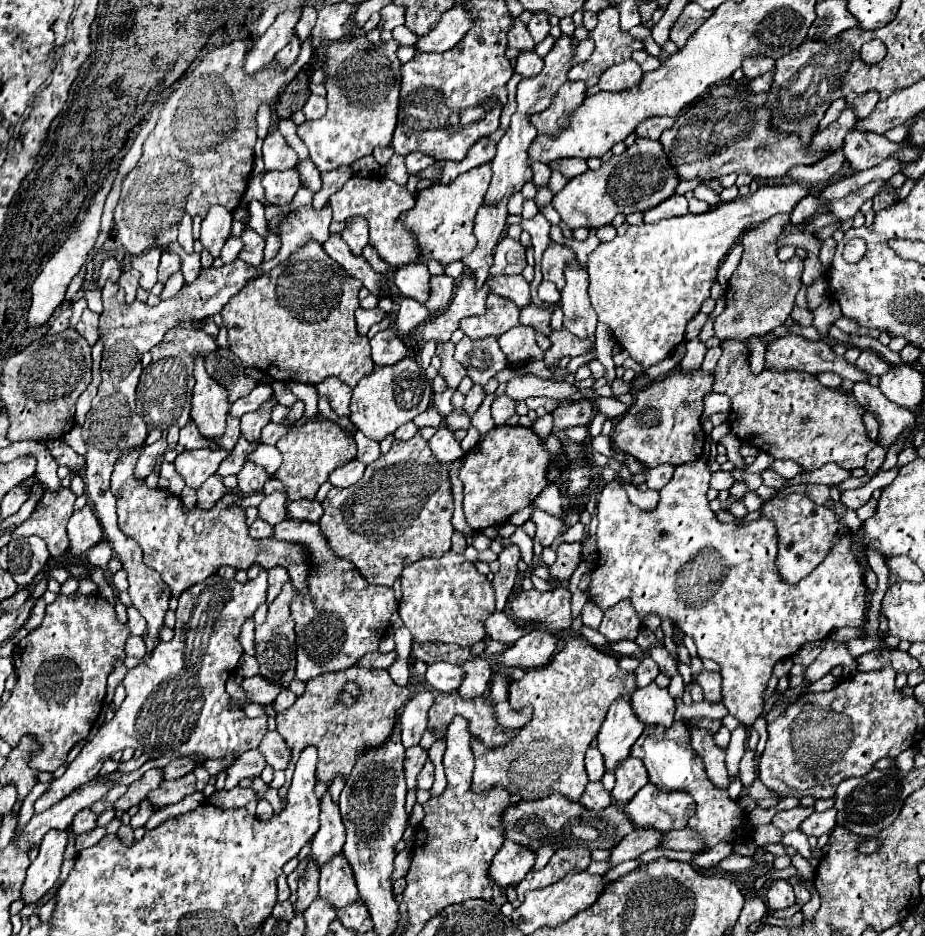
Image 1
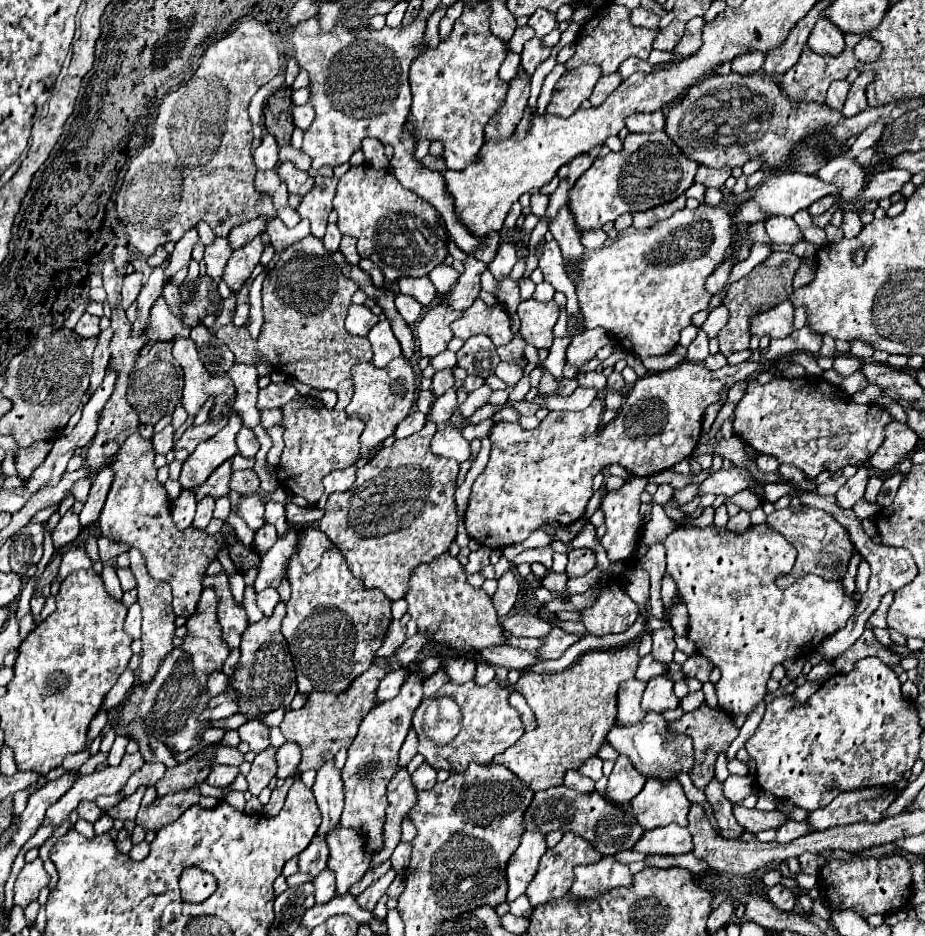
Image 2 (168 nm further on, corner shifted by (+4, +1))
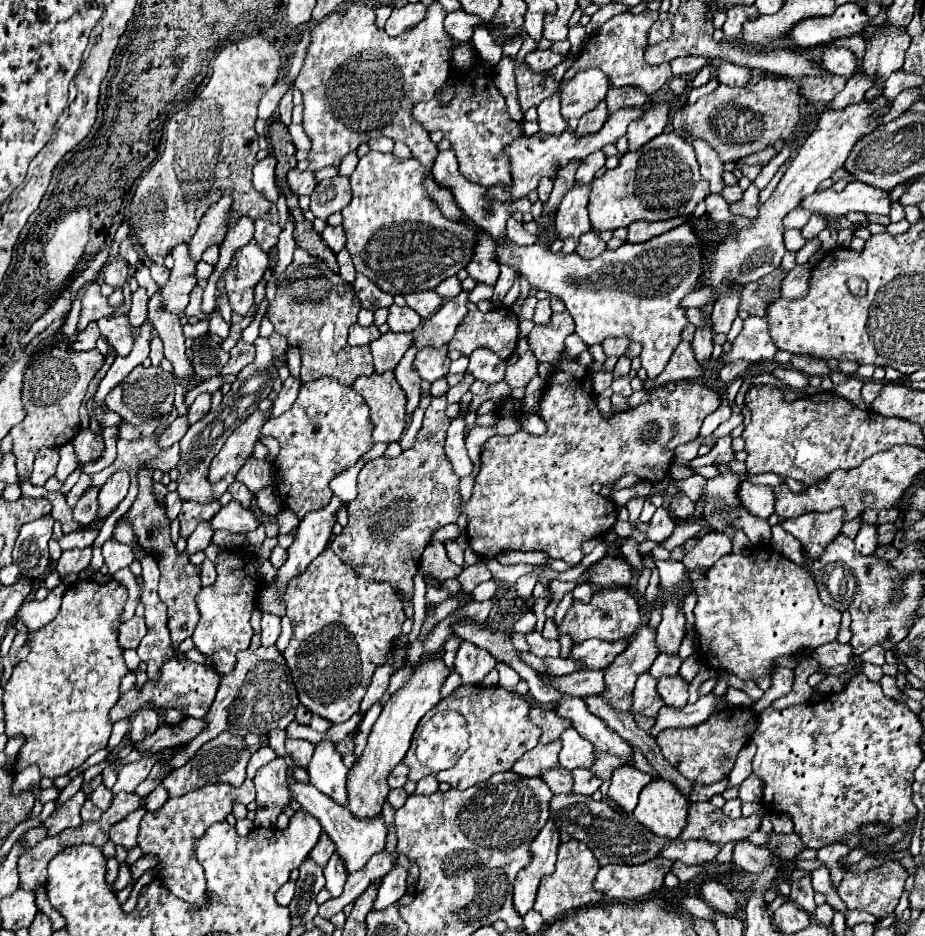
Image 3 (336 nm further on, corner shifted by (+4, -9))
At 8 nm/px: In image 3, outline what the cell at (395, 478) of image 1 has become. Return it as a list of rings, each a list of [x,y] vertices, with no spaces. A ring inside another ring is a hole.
[[[432,396],[432,398],[430,398],[430,406],[426,408],[426,414],[424,414],[426,426],[418,432],[418,438],[416,438],[414,446],[412,446],[410,450],[404,450],[398,458],[380,456],[380,458],[368,462],[368,464],[360,470],[360,474],[358,474],[358,498],[356,498],[354,502],[348,504],[348,524],[342,528],[342,534],[336,534],[336,536],[332,538],[332,542],[330,542],[330,550],[332,550],[344,564],[348,564],[348,566],[356,572],[358,578],[368,578],[368,580],[376,580],[376,582],[390,582],[390,586],[394,588],[394,592],[398,594],[398,598],[402,600],[402,604],[406,604],[406,602],[412,600],[412,594],[414,594],[414,576],[416,576],[416,572],[418,572],[418,568],[420,568],[422,552],[424,552],[424,548],[430,544],[432,534],[434,534],[438,528],[442,528],[442,526],[446,526],[446,524],[450,524],[450,522],[456,522],[456,520],[458,520],[458,514],[460,514],[460,492],[458,492],[458,482],[460,482],[460,478],[452,472],[450,462],[446,460],[446,454],[444,454],[446,430],[448,430],[448,426],[450,426],[448,416],[444,414],[446,404],[448,404],[448,402],[446,402],[446,396]]]

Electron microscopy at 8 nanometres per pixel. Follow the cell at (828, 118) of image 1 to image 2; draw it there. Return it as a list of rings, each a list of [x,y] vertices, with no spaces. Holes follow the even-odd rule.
[[[838,80],[838,82],[834,82],[834,84],[830,86],[830,90],[828,90],[826,104],[828,104],[832,110],[838,110],[838,112],[840,112],[842,106],[844,106],[844,102],[846,102],[848,90],[850,90],[848,80]]]

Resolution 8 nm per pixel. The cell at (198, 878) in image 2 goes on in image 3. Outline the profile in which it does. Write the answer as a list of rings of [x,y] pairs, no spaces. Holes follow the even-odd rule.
[[[248,778],[240,788],[234,788],[230,784],[202,786],[180,798],[168,798],[162,808],[158,808],[154,812],[146,812],[146,816],[140,822],[138,844],[144,854],[156,854],[160,858],[158,876],[166,882],[168,890],[174,896],[178,896],[184,902],[194,904],[194,906],[204,906],[208,902],[204,870],[194,856],[192,842],[194,842],[194,838],[202,836],[202,832],[206,832],[206,828],[210,824],[224,820],[232,812],[234,802],[250,804],[254,800],[254,796],[256,796],[254,782]]]

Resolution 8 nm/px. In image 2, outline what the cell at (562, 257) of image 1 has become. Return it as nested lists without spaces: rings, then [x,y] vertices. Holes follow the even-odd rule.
[[[546,242],[544,246],[544,256],[540,258],[540,270],[544,272],[544,280],[554,286],[556,292],[565,294],[568,303],[566,311],[568,316],[574,316],[579,313],[578,299],[575,286],[572,286],[570,276],[564,272],[564,262],[562,262],[562,252],[558,250],[558,242]]]

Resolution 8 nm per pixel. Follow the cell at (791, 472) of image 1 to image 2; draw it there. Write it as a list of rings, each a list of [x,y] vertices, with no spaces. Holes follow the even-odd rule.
[[[758,454],[756,464],[762,472],[776,472],[778,470],[778,460],[774,456],[768,456],[768,454]]]

